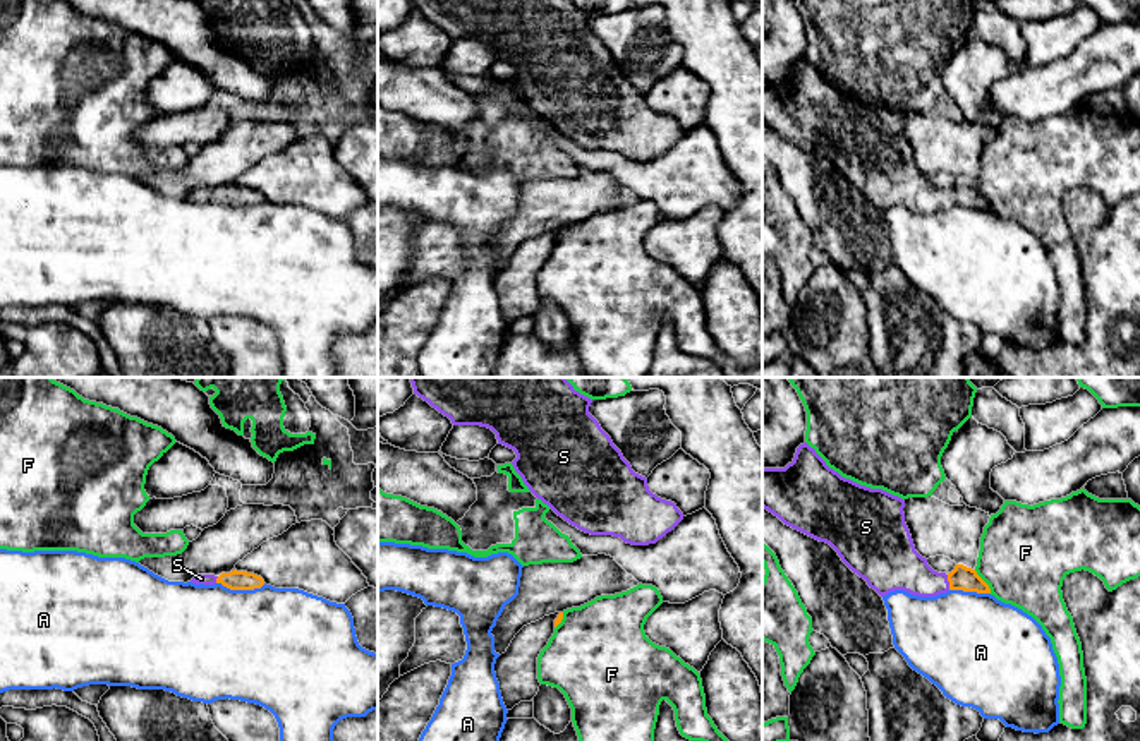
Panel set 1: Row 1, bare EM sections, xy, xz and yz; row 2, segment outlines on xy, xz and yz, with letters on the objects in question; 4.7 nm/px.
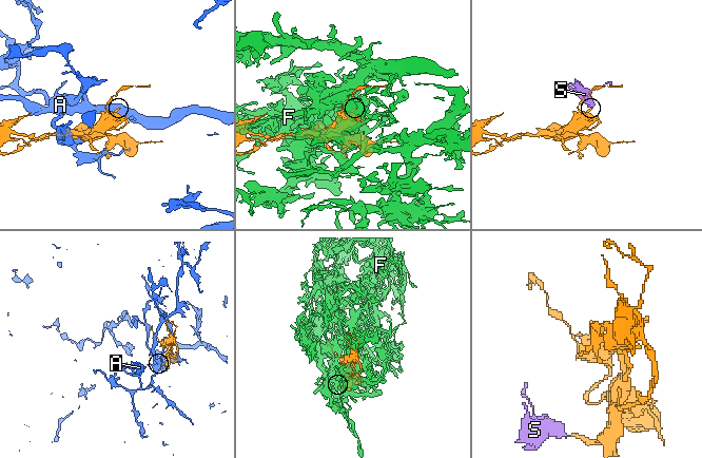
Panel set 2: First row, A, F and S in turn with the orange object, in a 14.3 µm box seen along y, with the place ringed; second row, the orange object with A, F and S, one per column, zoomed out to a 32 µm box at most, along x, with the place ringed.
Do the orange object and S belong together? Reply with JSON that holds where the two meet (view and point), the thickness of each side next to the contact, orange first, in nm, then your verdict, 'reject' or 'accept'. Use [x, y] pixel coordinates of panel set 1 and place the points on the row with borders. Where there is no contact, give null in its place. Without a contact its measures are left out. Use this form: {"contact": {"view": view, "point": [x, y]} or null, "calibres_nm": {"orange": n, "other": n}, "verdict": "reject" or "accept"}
{"contact": {"view": "yz", "point": [948, 580]}, "calibres_nm": {"orange": 110, "other": 220}, "verdict": "accept"}

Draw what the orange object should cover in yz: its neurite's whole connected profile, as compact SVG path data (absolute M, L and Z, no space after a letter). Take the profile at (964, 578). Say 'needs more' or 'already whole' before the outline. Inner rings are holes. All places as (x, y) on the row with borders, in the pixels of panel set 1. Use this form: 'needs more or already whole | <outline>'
needs more | M807 443L797 448L793 461L785 468L762 468L762 508L785 525L829 544L881 597L894 590L919 597L936 597L948 590L991 593L977 571L963 564L956 564L948 575L934 571L915 551L905 523L905 499L841 477Z

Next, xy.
needs more | M230 571L230 573L221 573L220 576L215 575L197 575L191 580L192 583L199 585L215 585L221 583L223 587L230 590L254 590L261 588L264 585L264 580L254 573L247 571Z

